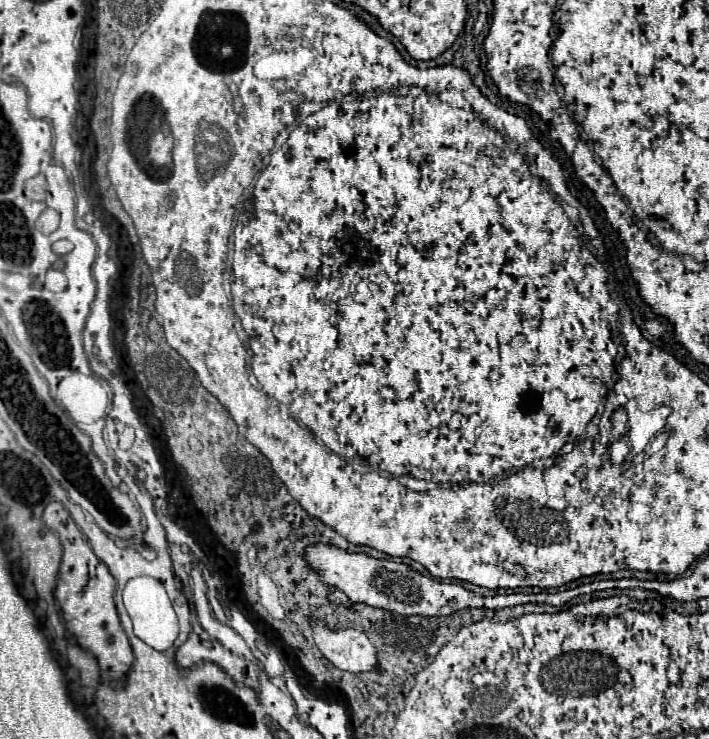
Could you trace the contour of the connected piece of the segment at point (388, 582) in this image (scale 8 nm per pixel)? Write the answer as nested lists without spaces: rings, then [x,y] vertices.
[[[318,543],[314,547],[308,547],[306,551],[308,563],[318,569],[320,577],[328,585],[336,585],[340,591],[348,595],[354,603],[366,603],[370,607],[380,607],[388,611],[396,611],[400,615],[422,615],[422,617],[444,617],[462,609],[474,609],[474,607],[486,607],[486,609],[502,609],[502,607],[514,607],[520,603],[548,603],[562,607],[570,599],[584,595],[586,585],[580,585],[576,589],[560,591],[560,593],[510,593],[510,595],[494,595],[494,597],[476,597],[474,593],[466,591],[464,587],[450,583],[450,581],[436,581],[428,579],[416,571],[410,571],[406,563],[396,563],[390,559],[374,559],[362,553],[348,553],[332,545]]]

